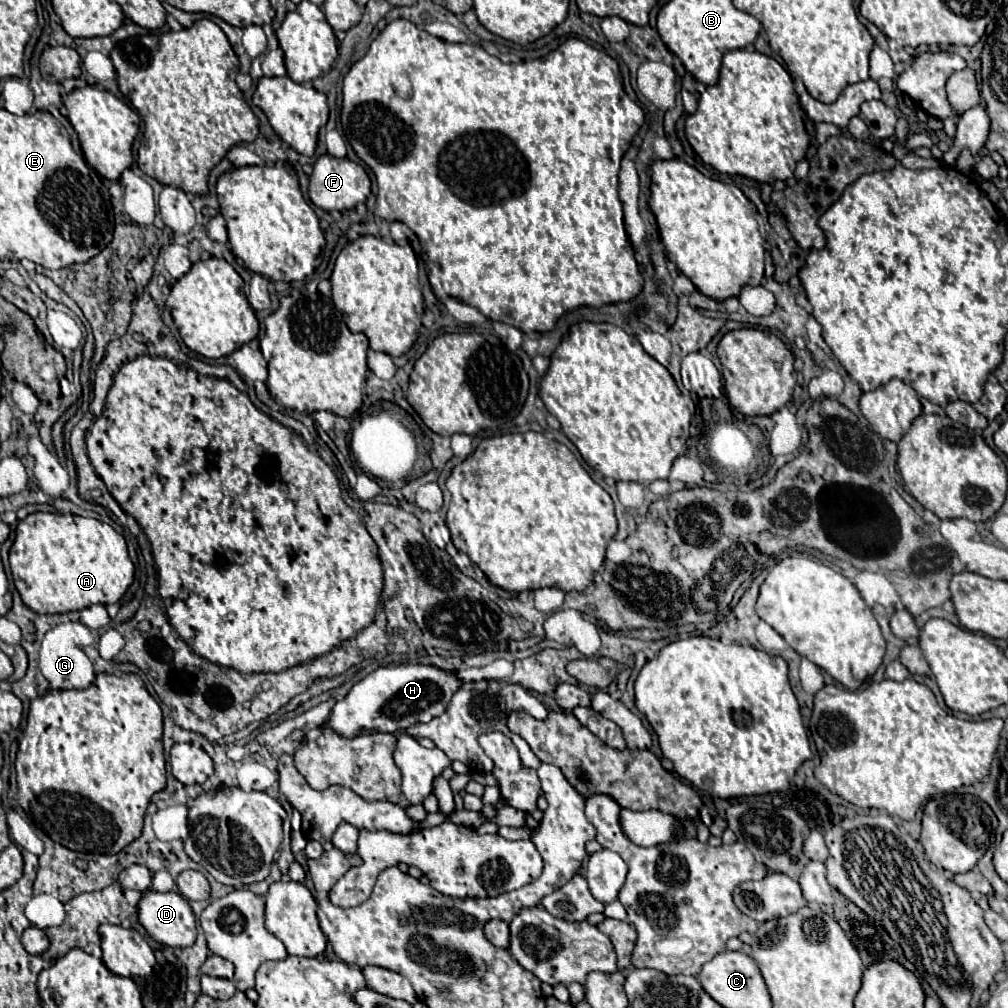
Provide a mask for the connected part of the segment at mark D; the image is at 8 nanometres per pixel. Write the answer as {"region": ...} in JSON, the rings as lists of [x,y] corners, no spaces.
{"region":[[[145,892],[139,902],[139,922],[163,946],[187,948],[195,942],[195,916],[177,892]]]}

